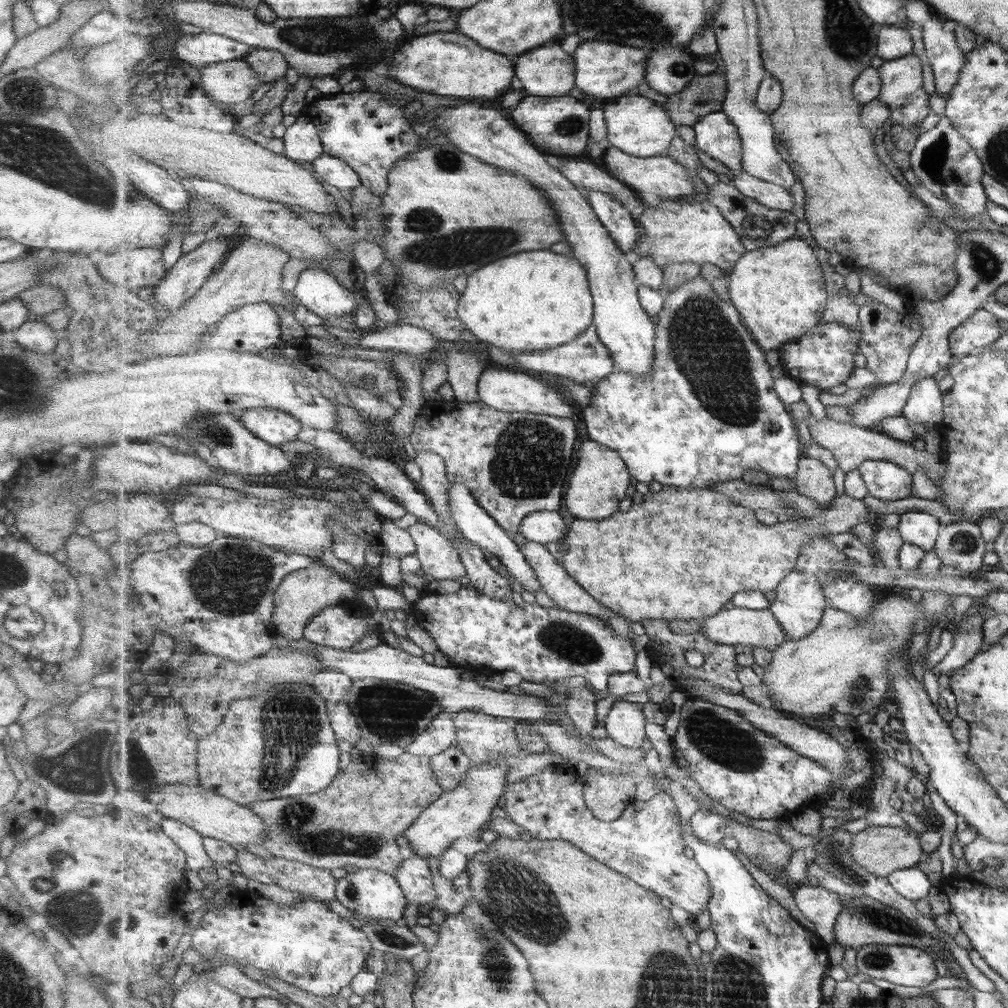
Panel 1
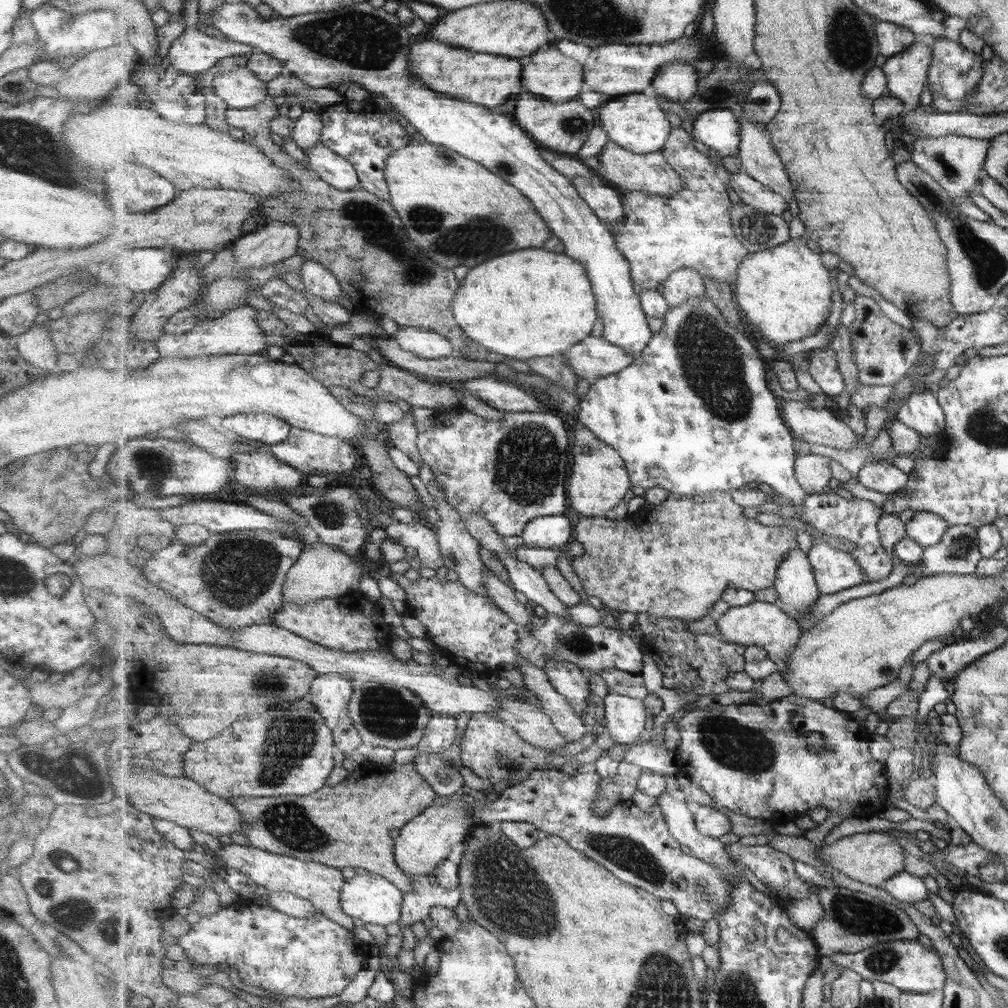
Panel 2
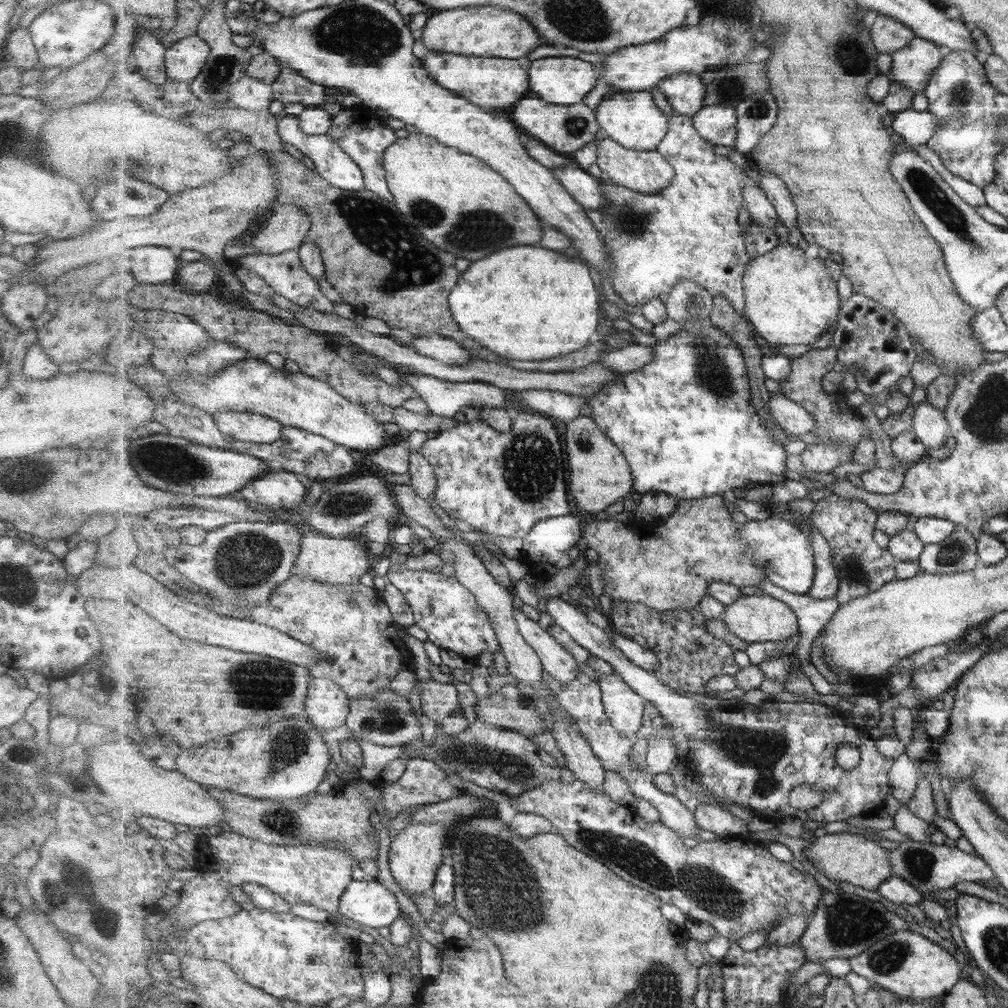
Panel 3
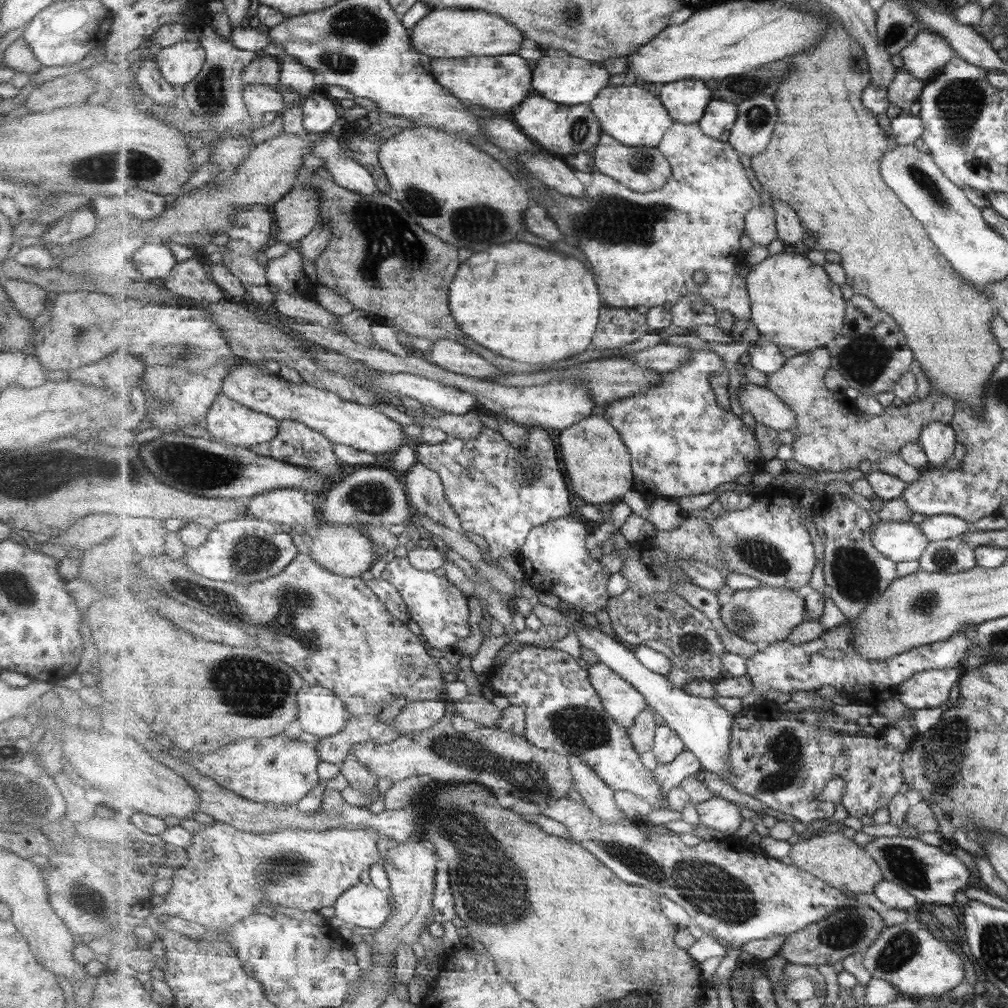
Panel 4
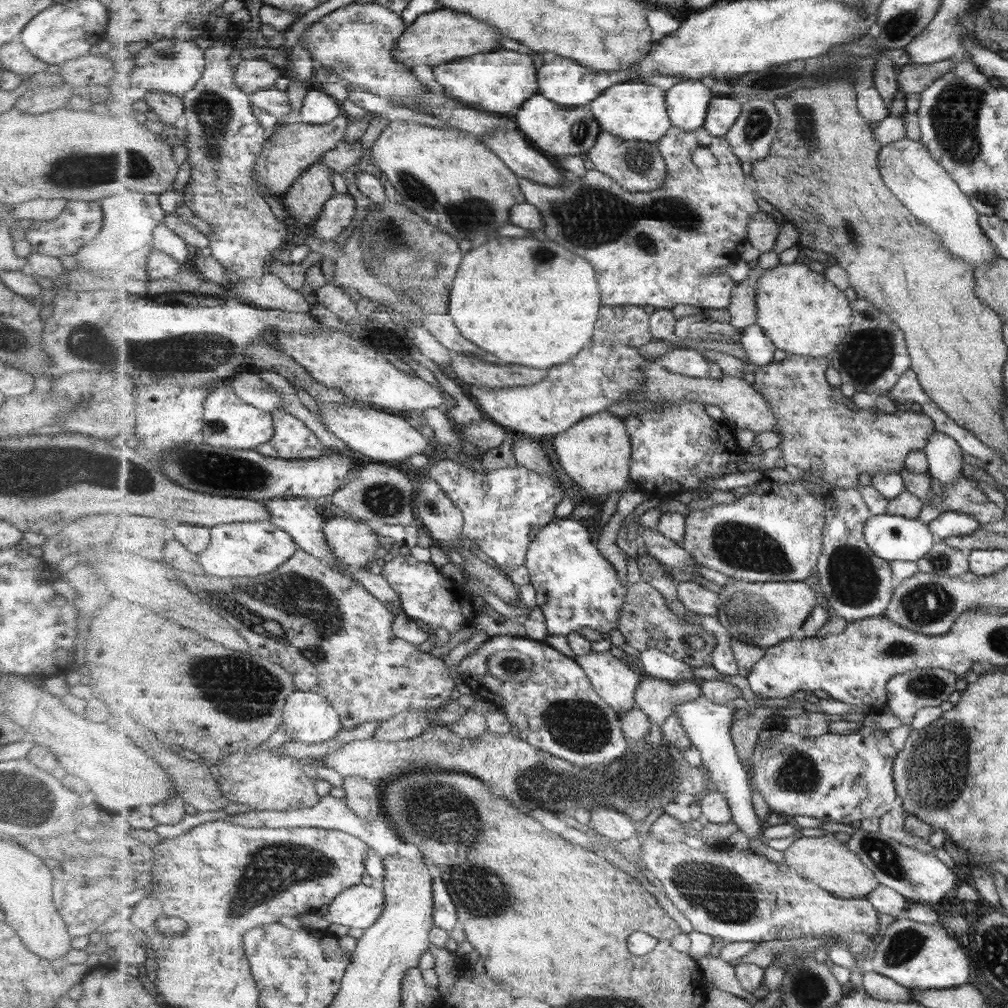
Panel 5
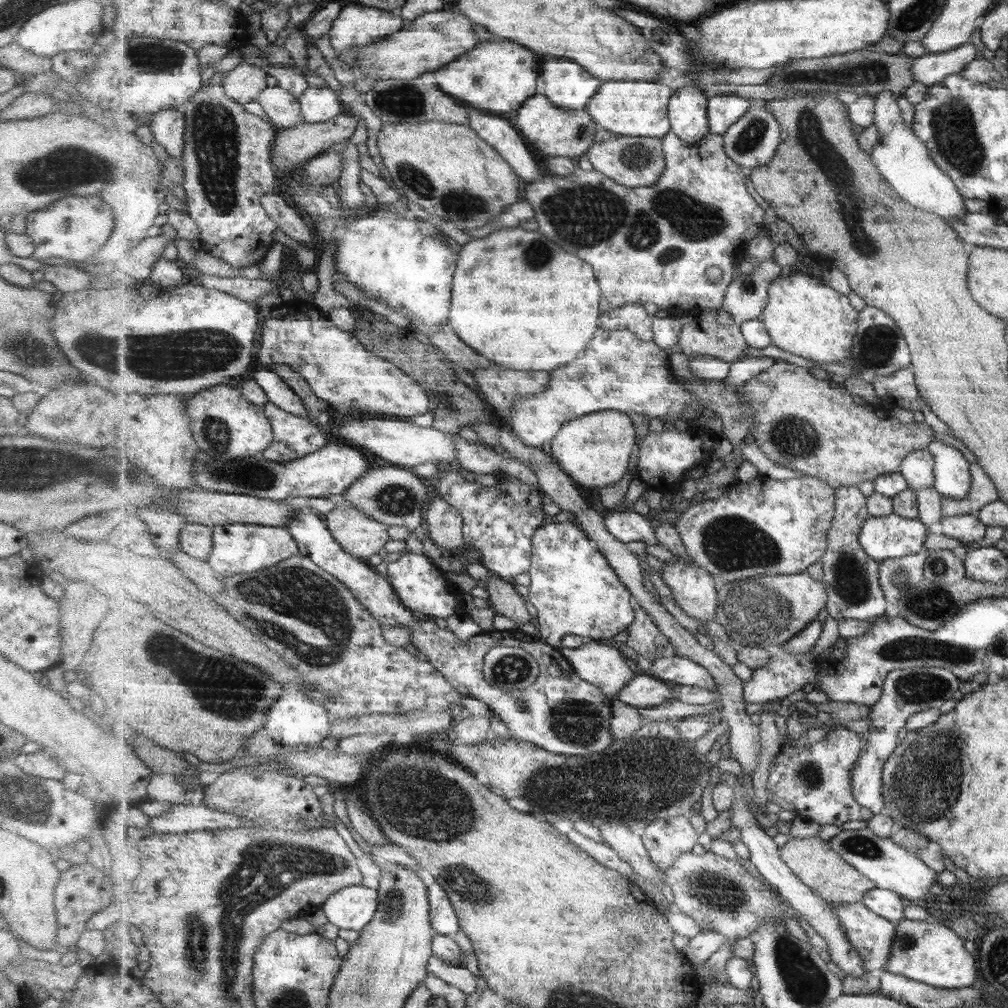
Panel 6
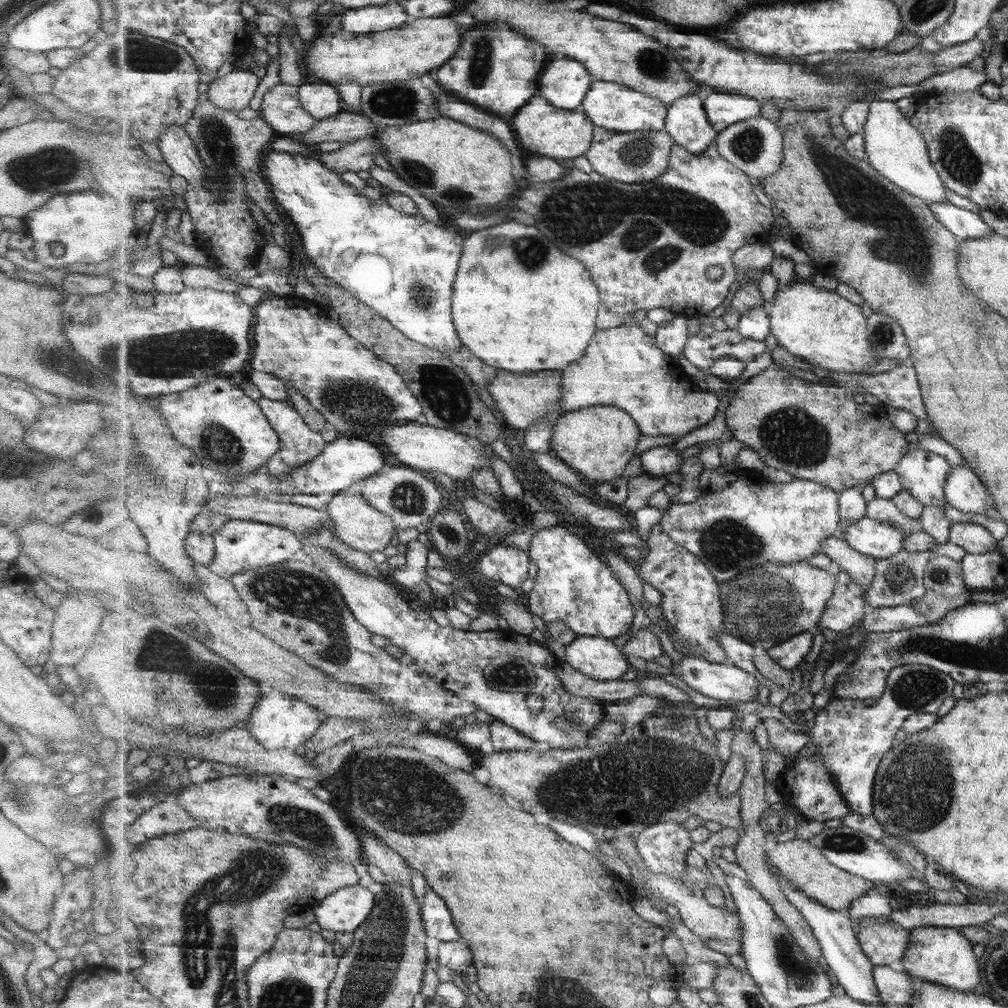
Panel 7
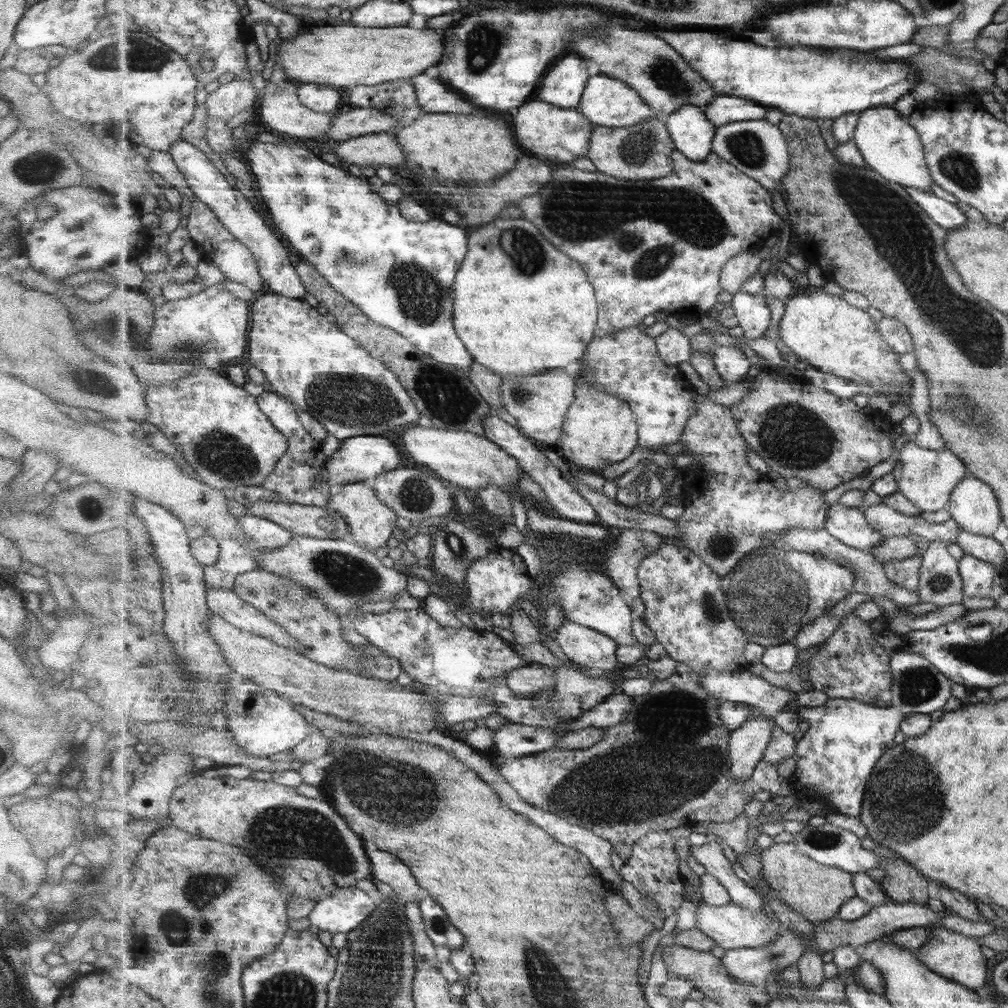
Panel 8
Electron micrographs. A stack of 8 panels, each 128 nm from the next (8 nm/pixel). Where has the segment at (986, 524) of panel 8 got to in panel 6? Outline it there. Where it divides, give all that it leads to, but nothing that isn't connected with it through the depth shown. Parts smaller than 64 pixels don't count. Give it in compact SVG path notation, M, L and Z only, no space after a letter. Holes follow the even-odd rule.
M937 439L927 446L935 458L934 487L944 498L963 499L971 492L973 477L967 458L957 448Z

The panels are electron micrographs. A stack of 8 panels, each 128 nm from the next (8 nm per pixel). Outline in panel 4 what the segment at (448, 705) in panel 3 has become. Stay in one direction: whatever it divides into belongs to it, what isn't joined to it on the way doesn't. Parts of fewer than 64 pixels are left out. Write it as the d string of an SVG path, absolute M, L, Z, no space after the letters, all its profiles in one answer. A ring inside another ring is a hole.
M444 694L437 700L420 701L417 706L407 706L395 717L394 726L399 734L419 733L441 722L447 714L449 698Z

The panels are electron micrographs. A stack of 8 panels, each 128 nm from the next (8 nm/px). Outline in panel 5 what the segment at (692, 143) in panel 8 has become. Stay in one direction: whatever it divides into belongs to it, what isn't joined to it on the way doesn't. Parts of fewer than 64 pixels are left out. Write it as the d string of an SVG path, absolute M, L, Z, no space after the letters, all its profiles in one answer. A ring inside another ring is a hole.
M678 80L666 91L671 122L686 132L703 129L714 96L705 80Z

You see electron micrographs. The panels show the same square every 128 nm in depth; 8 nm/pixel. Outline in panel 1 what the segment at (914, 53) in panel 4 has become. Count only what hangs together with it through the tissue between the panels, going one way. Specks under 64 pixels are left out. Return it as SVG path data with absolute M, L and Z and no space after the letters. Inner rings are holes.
M911 53L903 58L892 61L884 61L878 68L881 80L882 91L880 98L887 106L891 107L891 120L887 125L887 139L893 142L895 148L910 153L916 145L921 133L916 132L916 126L923 122L929 114L933 113L930 107L931 99L923 89L923 62L921 56Z

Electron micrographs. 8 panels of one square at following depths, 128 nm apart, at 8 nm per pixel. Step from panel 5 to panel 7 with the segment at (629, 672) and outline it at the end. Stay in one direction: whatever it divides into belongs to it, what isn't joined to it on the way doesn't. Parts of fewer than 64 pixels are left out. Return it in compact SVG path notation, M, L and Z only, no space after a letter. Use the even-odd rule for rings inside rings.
M576 634L566 646L565 662L591 678L616 681L630 666L621 647L619 641L604 636Z

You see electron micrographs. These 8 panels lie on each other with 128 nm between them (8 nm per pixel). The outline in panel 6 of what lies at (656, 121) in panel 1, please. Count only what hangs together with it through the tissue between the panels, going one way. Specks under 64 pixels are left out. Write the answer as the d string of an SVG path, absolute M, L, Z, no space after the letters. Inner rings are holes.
M603 81L585 109L604 130L628 137L663 138L672 132L669 111L672 95L669 86L658 82Z

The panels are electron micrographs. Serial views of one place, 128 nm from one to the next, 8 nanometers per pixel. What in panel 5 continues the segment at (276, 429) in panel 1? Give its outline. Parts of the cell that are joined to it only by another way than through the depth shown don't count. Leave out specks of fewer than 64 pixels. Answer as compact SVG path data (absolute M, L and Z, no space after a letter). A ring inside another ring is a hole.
M221 386L205 400L203 442L215 447L235 450L255 450L267 444L275 434L272 413L246 404L231 386Z

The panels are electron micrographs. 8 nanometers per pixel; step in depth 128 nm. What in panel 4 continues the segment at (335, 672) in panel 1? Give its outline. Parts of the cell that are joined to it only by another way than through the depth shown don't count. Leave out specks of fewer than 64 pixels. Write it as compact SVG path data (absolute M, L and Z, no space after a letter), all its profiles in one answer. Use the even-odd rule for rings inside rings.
M305 685L298 692L299 718L302 735L319 738L341 733L353 715L346 703L333 690L324 686Z

